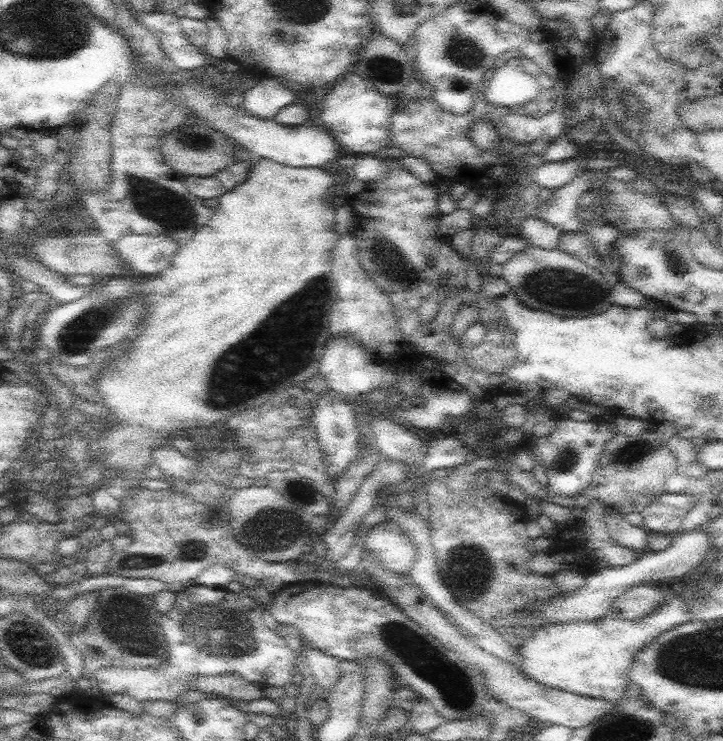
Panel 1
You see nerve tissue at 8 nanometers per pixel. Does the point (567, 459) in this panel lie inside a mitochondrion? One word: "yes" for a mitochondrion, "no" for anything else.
yes

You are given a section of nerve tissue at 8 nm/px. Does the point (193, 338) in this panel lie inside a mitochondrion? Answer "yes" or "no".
no

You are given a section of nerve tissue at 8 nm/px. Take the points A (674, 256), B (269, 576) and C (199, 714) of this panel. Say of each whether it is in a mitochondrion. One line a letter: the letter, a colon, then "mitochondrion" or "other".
A: mitochondrion
B: other
C: mitochondrion

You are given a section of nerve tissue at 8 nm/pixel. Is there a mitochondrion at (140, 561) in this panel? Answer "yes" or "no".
yes

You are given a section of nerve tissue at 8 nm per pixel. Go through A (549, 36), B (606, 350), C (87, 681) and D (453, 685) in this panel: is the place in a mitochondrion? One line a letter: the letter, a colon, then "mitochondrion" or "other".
A: other
B: other
C: other
D: mitochondrion

